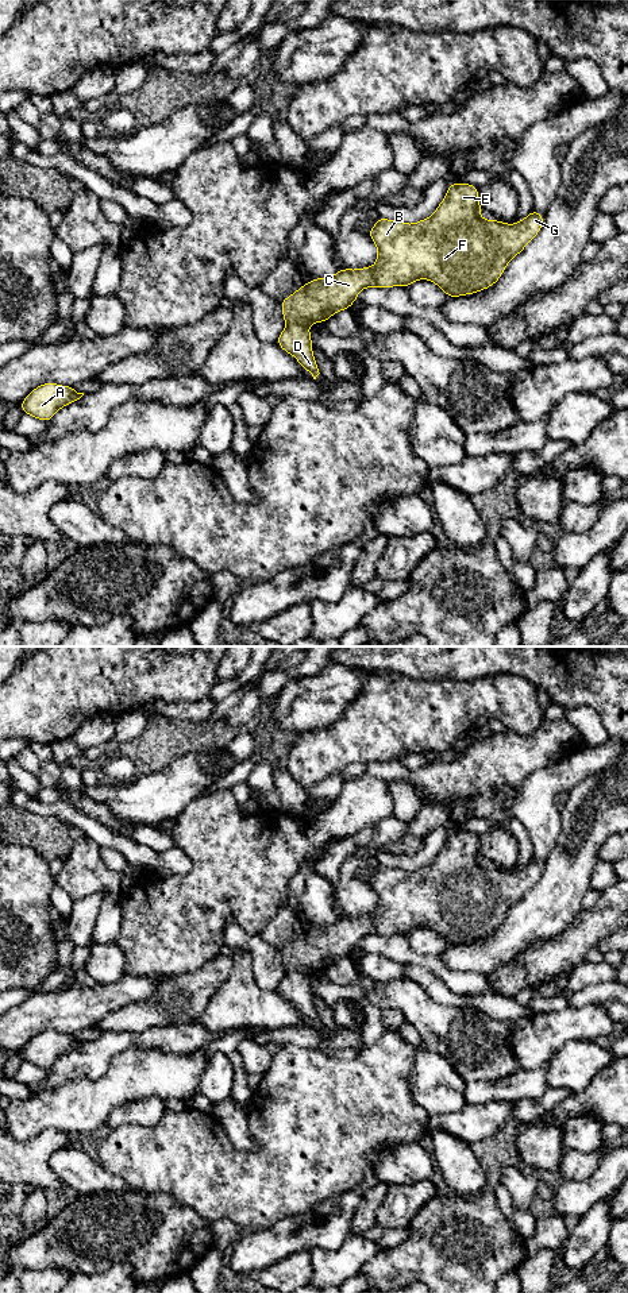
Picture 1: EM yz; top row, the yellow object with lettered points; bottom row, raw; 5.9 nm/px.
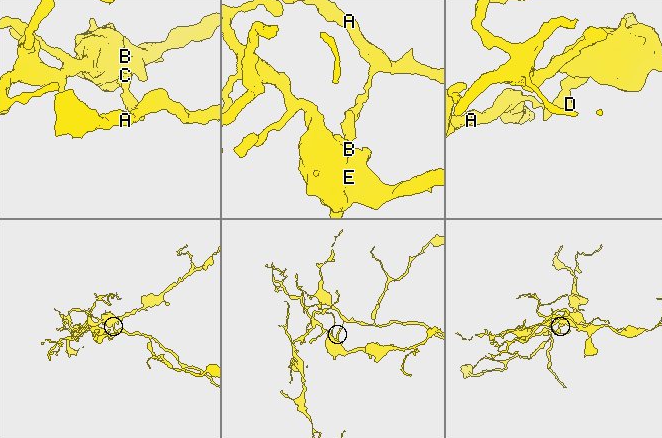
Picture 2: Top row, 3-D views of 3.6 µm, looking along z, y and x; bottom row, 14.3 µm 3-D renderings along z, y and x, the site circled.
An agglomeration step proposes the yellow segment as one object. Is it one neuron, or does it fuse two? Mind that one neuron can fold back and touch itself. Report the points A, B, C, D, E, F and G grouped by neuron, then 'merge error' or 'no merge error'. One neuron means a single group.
groups A D / B C E F G; merge error

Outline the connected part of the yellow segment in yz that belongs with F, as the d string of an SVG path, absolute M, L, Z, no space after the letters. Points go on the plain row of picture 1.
M456 830L450 831L443 849L434 862L427 866L407 872L400 868L378 865L374 875L367 879L371 888L377 892L375 912L357 918L342 916L330 926L315 926L309 931L304 931L280 950L286 973L309 974L313 970L325 970L339 958L350 957L359 939L365 935L408 935L419 927L429 927L444 938L446 945L461 945L493 934L502 923L508 911L540 880L544 861L532 857L527 865L516 872L506 872L500 868L485 868L479 864L479 858L482 856L478 848L478 834Z

